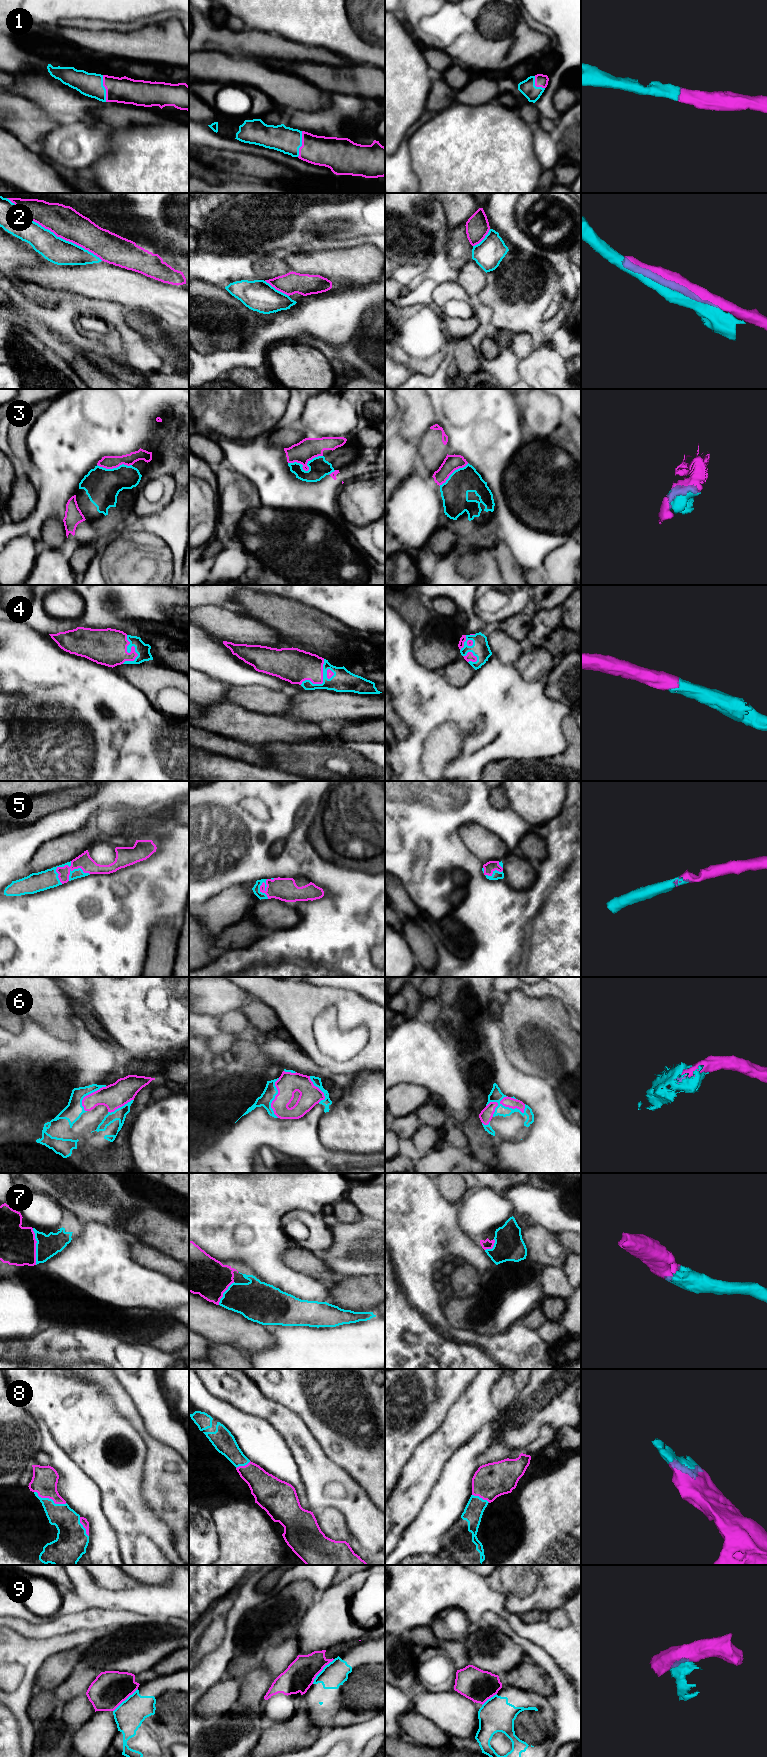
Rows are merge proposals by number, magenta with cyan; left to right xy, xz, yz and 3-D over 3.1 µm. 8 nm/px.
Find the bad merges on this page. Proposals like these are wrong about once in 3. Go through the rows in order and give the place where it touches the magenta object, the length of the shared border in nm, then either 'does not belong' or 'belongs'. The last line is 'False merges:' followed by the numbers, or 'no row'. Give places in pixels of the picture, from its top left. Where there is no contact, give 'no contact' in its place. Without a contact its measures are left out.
1: meets magenta in xy at (105, 88); contact 220 nm long; belongs
2: meets magenta in xy at (53, 232); contact 900 nm long; does not belong
3: meets magenta in xz at (307, 470); contact 280 nm long; belongs
4: meets magenta in xy at (133, 646); contact 240 nm long; belongs
5: meets magenta in xy at (72, 870); contact 280 nm long; belongs
6: meets magenta in yz at (506, 1106); contact 320 nm long; belongs
7: meets magenta in xy at (35, 1246); contact 300 nm long; belongs
8: meets magenta in xy at (50, 1498); contact 280 nm long; belongs
9: meets magenta in xz at (322, 1669); contact 260 nm long; does not belong
False merges: 2, 9

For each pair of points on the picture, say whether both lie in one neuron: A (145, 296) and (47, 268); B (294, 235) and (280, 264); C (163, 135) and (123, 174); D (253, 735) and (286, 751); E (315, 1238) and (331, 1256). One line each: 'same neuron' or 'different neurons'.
A: same neuron
B: different neurons
C: same neuron
D: different neurons
E: different neurons

